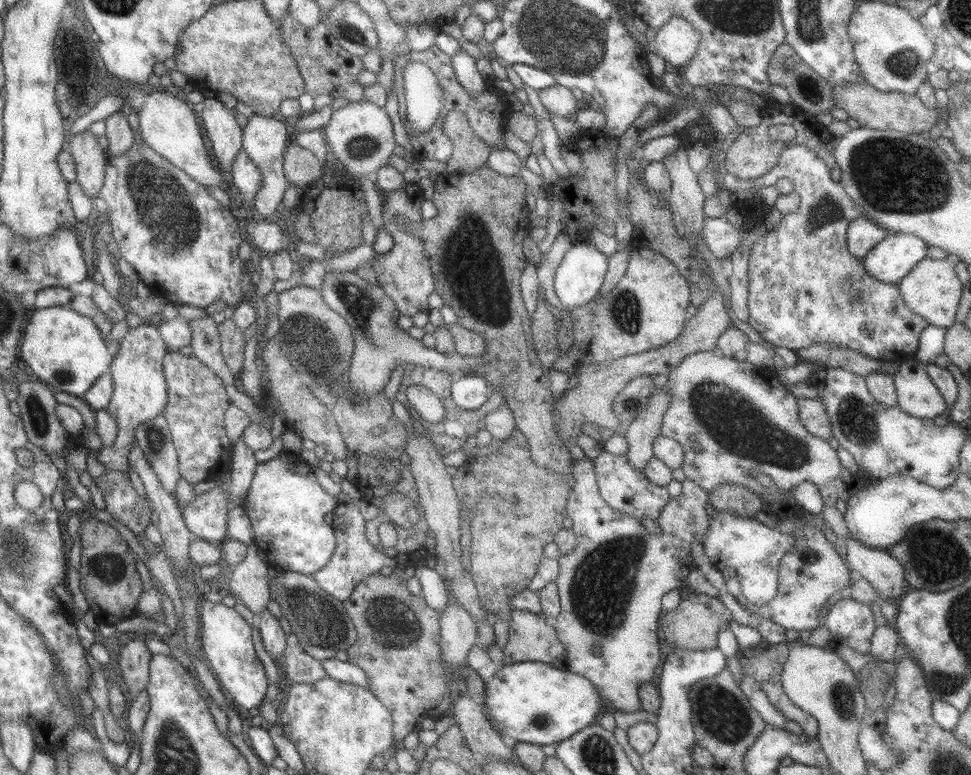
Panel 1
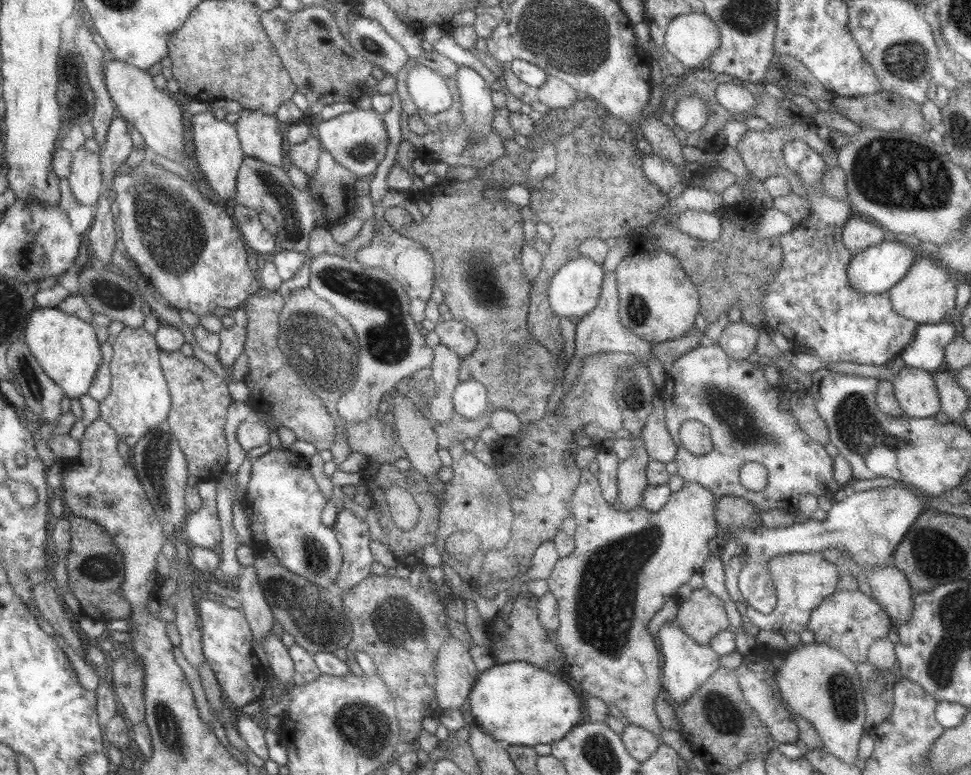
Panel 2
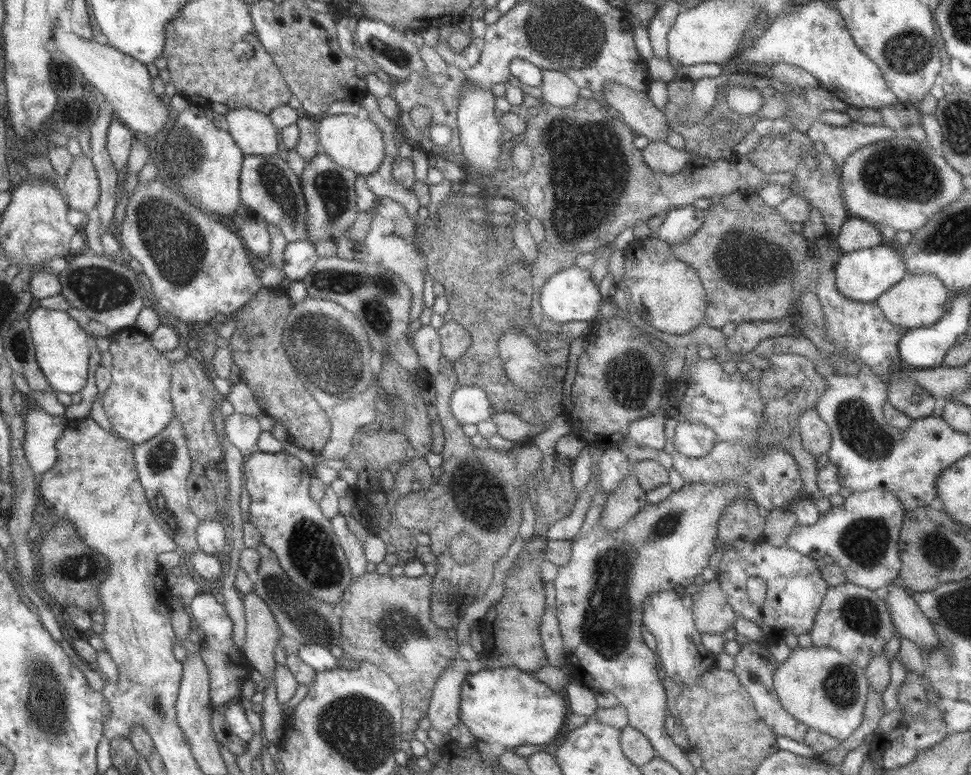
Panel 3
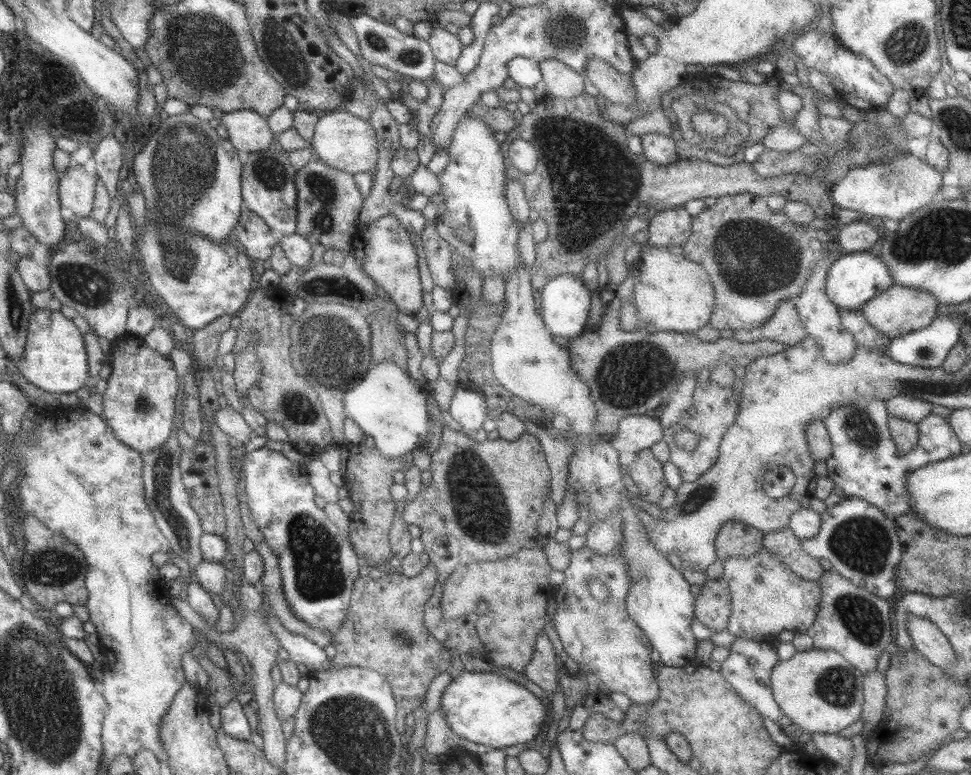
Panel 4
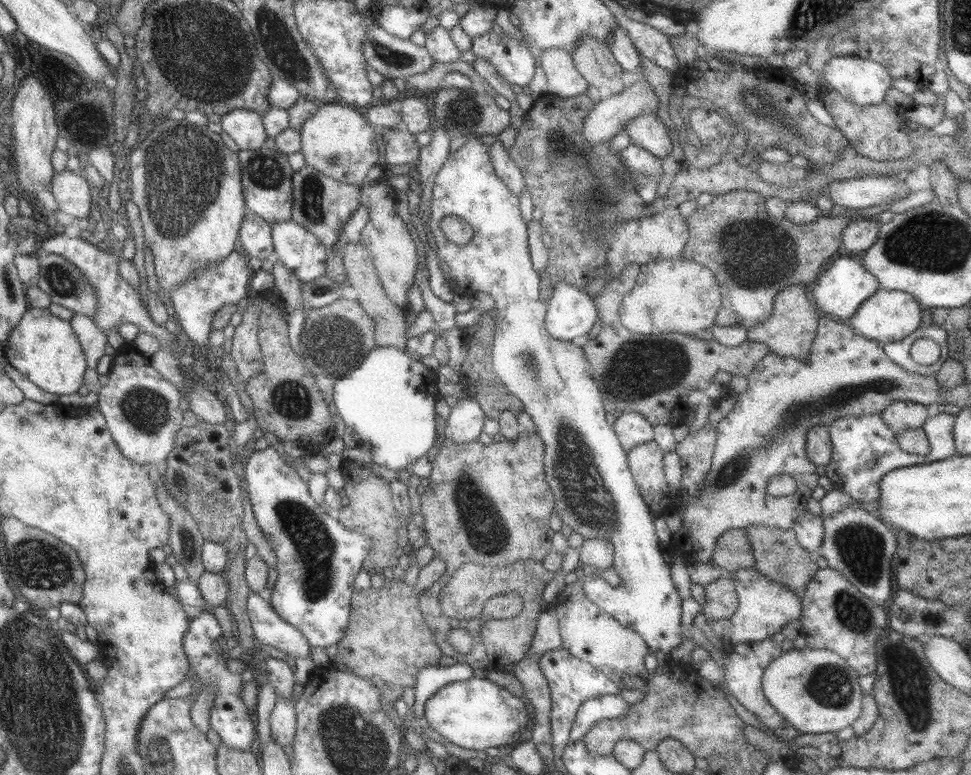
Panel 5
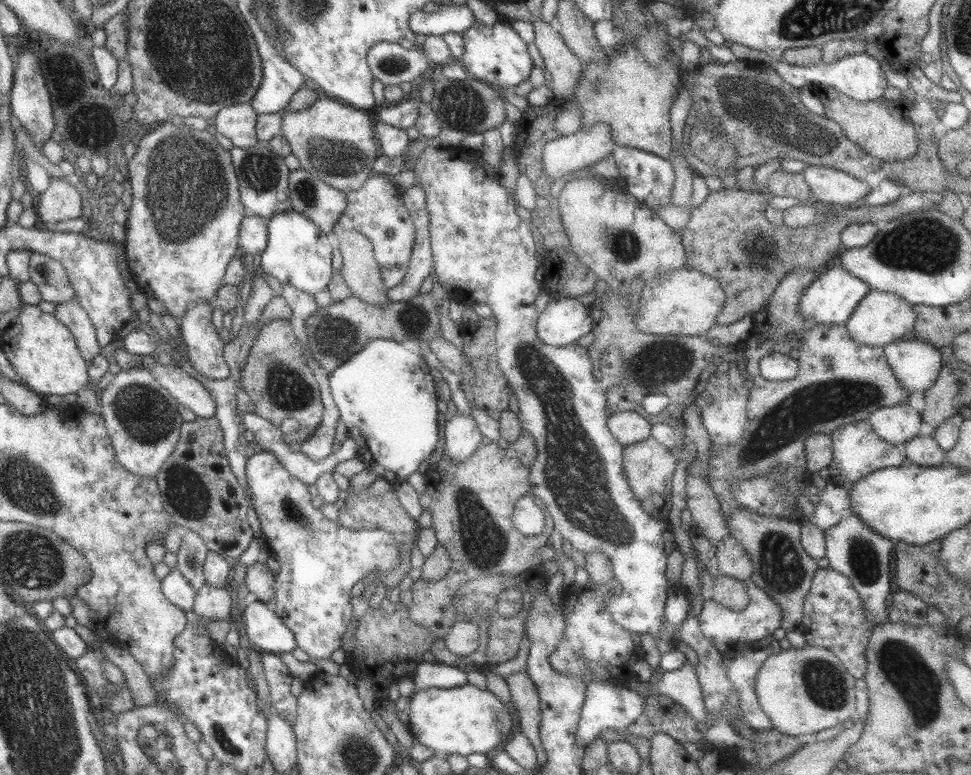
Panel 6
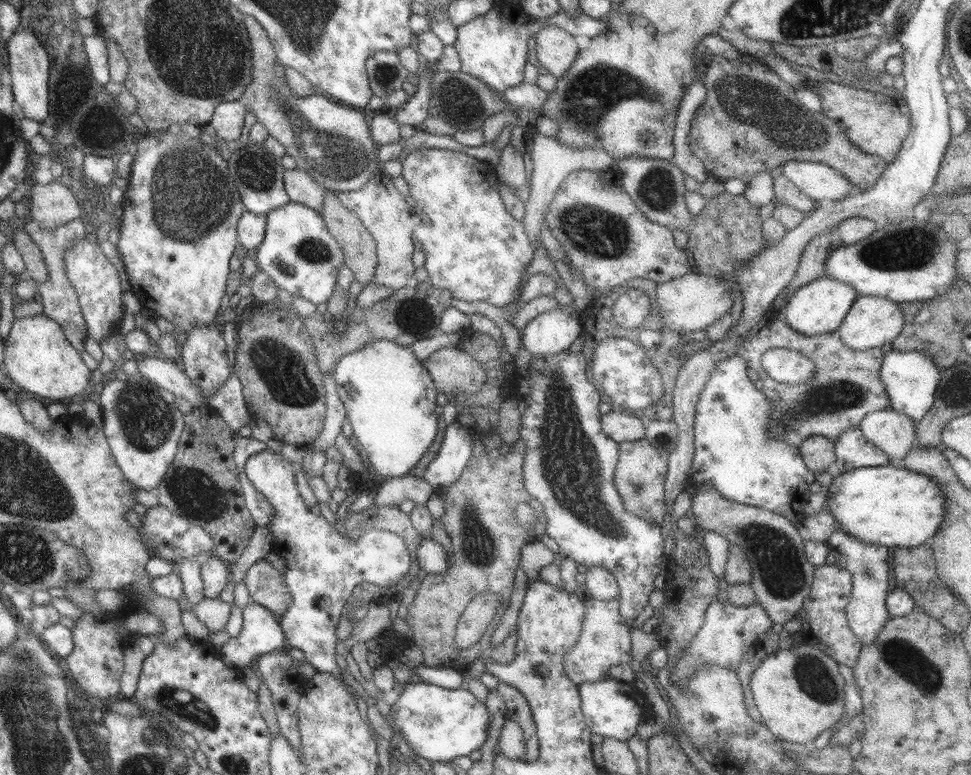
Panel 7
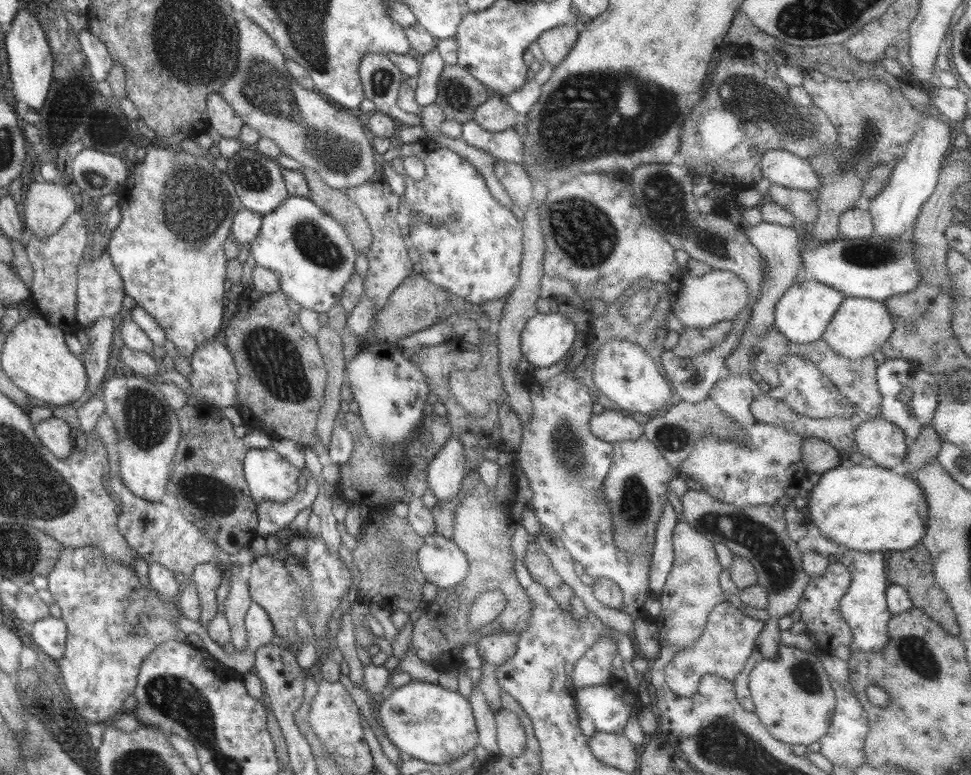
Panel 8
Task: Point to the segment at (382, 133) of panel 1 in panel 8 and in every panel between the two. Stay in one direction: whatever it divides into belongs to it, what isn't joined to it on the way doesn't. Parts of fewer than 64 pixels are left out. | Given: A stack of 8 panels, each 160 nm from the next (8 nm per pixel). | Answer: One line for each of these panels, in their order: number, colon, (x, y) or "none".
2: (357, 141)
3: (354, 142)
4: (340, 140)
5: (337, 140)
6: (332, 140)
7: (331, 142)
8: (331, 141)

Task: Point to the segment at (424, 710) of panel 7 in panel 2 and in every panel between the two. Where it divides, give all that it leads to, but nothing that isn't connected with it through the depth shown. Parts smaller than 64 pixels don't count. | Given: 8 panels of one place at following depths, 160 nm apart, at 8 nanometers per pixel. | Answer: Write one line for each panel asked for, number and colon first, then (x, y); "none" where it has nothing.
2: (517, 703)
3: (506, 705)
4: (481, 707)
5: (476, 714)
6: (460, 720)

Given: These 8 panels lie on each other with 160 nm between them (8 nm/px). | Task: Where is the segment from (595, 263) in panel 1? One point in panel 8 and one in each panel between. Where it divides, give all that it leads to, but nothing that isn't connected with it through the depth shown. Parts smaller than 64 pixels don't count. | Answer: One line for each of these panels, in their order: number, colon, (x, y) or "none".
2: (574, 289)
3: (570, 295)
4: (564, 303)
5: (570, 312)
6: (564, 320)
7: (553, 332)
8: (546, 338)

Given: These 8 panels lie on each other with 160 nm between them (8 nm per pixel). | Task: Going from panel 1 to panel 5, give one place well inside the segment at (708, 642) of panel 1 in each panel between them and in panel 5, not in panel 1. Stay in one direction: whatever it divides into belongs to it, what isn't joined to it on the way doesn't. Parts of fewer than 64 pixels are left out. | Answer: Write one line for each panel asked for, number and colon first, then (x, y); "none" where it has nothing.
2: (701, 615)
3: (712, 614)
4: (712, 606)
5: (721, 600)

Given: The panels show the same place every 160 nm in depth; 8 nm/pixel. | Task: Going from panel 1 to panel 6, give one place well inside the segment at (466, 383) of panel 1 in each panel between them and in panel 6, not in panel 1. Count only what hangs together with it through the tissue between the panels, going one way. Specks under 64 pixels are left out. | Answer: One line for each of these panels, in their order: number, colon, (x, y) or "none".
2: (469, 399)
3: (468, 405)
4: (468, 408)
5: (465, 420)
6: (461, 436)

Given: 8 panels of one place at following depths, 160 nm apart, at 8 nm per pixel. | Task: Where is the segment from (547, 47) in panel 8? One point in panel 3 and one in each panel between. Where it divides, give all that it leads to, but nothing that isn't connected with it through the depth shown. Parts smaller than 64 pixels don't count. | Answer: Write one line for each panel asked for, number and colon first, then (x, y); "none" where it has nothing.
3: (558, 89)
4: (559, 80)
5: (563, 79)
6: (562, 67)
7: (556, 49)

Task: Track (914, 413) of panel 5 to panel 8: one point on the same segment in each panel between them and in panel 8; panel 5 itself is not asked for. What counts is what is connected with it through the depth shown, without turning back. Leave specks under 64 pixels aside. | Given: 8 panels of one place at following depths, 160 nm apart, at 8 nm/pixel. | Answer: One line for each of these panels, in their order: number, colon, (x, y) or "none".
6: (897, 424)
7: (892, 432)
8: (881, 443)

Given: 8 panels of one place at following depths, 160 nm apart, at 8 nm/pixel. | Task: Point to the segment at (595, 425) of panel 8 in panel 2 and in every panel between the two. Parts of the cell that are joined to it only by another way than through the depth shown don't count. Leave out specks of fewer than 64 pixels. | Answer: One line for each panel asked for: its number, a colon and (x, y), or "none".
2: (656, 441)
3: (646, 432)
4: (634, 433)
5: (631, 429)
6: (626, 427)
7: (618, 425)

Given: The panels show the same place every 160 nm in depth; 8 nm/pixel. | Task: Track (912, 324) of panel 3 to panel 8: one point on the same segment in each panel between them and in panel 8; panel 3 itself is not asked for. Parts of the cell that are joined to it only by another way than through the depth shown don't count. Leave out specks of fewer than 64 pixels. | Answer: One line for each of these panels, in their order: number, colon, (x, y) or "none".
4: (898, 310)
5: (886, 316)
6: (880, 318)
7: (871, 321)
8: (860, 326)

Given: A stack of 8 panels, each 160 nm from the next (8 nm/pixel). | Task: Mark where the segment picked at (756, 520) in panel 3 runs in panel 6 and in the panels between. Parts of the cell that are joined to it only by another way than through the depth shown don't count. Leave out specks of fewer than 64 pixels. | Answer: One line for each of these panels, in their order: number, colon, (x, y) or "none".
4: (733, 538)
5: (732, 552)
6: (733, 560)

